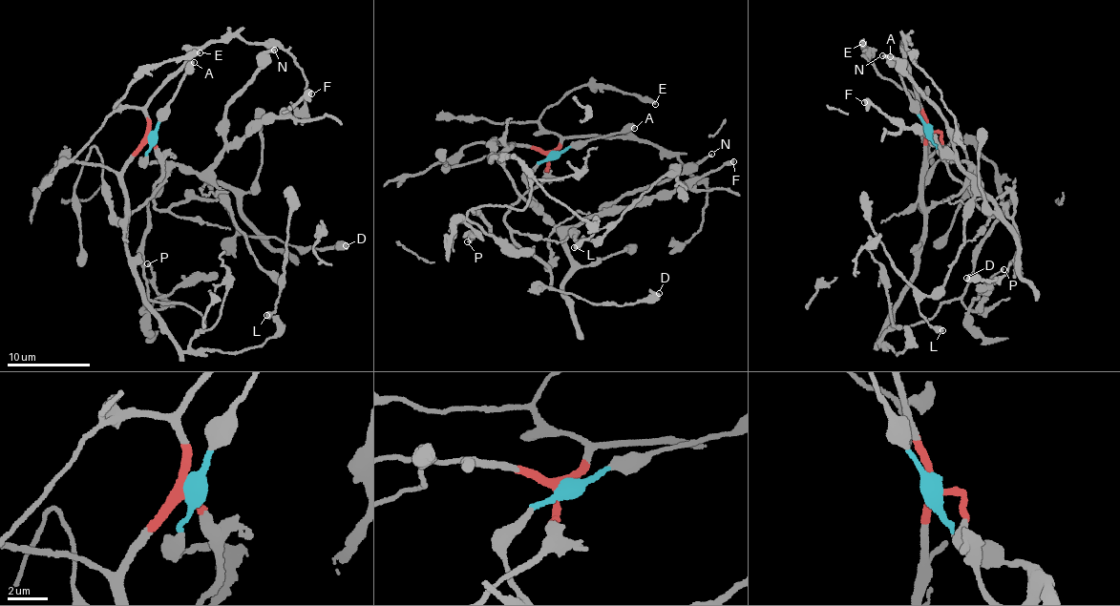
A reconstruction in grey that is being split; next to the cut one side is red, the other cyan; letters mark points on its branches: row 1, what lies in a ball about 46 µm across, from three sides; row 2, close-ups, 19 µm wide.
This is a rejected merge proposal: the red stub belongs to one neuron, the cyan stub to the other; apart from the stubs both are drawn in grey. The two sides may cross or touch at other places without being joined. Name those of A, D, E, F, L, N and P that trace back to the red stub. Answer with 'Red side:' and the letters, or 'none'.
Red side: D, E, P

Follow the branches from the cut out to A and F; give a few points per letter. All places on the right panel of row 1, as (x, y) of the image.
A: (929, 130), (919, 113), (919, 105), (905, 89), (898, 66), (890, 55)
F: (929, 130), (929, 140), (940, 150), (972, 164), (978, 180), (973, 182), (955, 159), (930, 140), (864, 102)

